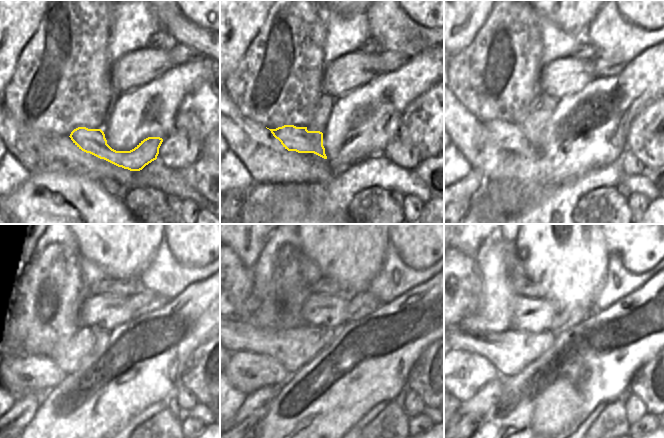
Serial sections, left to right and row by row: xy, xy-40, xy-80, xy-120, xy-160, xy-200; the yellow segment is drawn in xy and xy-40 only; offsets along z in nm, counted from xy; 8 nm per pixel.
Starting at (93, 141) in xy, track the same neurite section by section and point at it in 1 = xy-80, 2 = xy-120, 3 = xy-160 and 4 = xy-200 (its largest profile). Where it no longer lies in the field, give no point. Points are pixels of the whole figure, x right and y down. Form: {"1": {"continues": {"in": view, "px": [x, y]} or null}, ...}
{"1": {"continues": {"in": "xy-80", "px": [509, 136]}}, "2": {"continues": {"in": "xy-120", "px": [32, 373]}}, "3": {"continues": {"in": "xy-160", "px": [247, 372]}}, "4": {"continues": {"in": "xy-200", "px": [464, 373]}}}

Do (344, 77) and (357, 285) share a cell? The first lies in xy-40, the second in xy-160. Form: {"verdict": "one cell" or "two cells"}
{"verdict": "two cells"}

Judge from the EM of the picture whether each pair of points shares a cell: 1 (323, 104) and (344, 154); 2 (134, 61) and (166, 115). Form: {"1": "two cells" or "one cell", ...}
{"1": "two cells", "2": "two cells"}

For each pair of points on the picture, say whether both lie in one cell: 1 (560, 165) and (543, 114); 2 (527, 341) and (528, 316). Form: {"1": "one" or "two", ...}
{"1": "two", "2": "two"}

